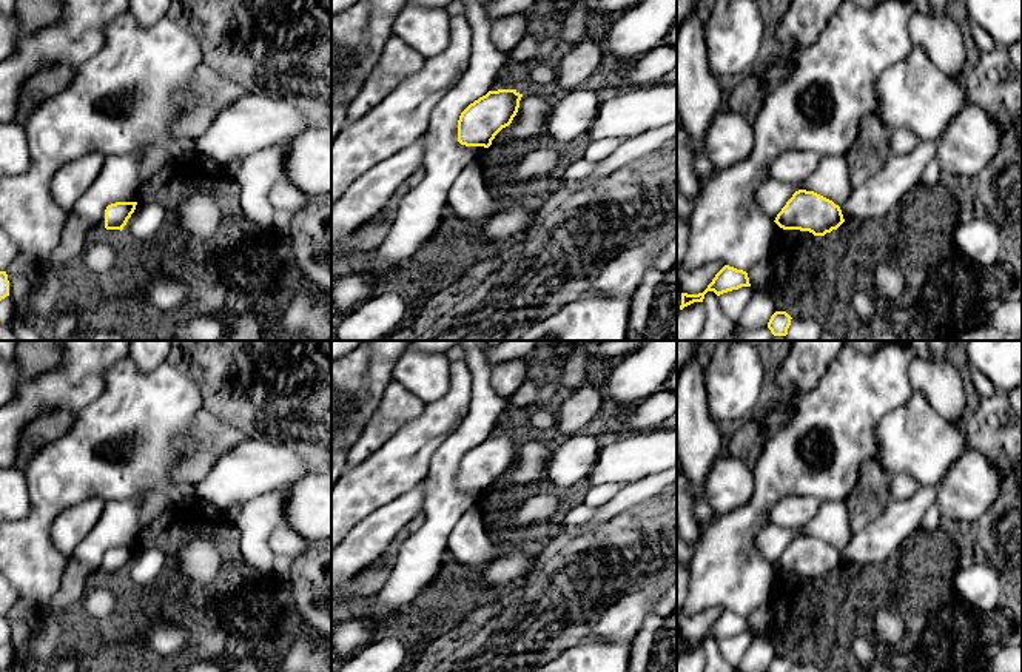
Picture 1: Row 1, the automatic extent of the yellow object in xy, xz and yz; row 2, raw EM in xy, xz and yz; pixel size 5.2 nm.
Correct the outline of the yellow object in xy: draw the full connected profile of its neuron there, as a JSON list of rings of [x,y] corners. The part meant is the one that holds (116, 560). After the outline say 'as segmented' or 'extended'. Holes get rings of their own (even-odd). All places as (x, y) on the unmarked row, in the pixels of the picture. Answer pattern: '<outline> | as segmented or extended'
[[[116,547],[105,555],[105,573],[106,575],[123,575],[128,564],[136,555],[137,547]]] | as segmented

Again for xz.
[[[498,435],[470,449],[458,465],[458,487],[489,493],[495,481],[512,469],[521,442],[516,435]]] | as segmented

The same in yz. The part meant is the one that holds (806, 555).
[[[798,535],[786,547],[774,566],[783,575],[809,576],[825,581],[837,575],[843,567],[839,550],[832,546],[806,535]]] | as segmented

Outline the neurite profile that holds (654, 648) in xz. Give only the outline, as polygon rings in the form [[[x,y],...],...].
[[[677,580],[661,586],[661,595],[632,637],[629,672],[677,672]]]

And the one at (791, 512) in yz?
[[[785,496],[771,509],[769,524],[783,529],[802,529],[817,515],[820,506],[822,502],[814,496]]]

